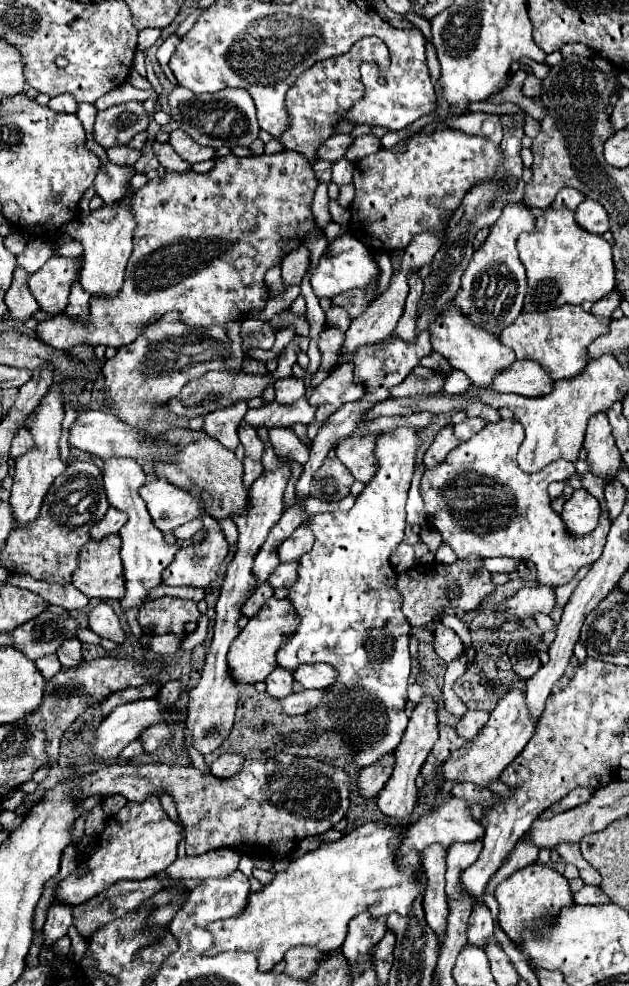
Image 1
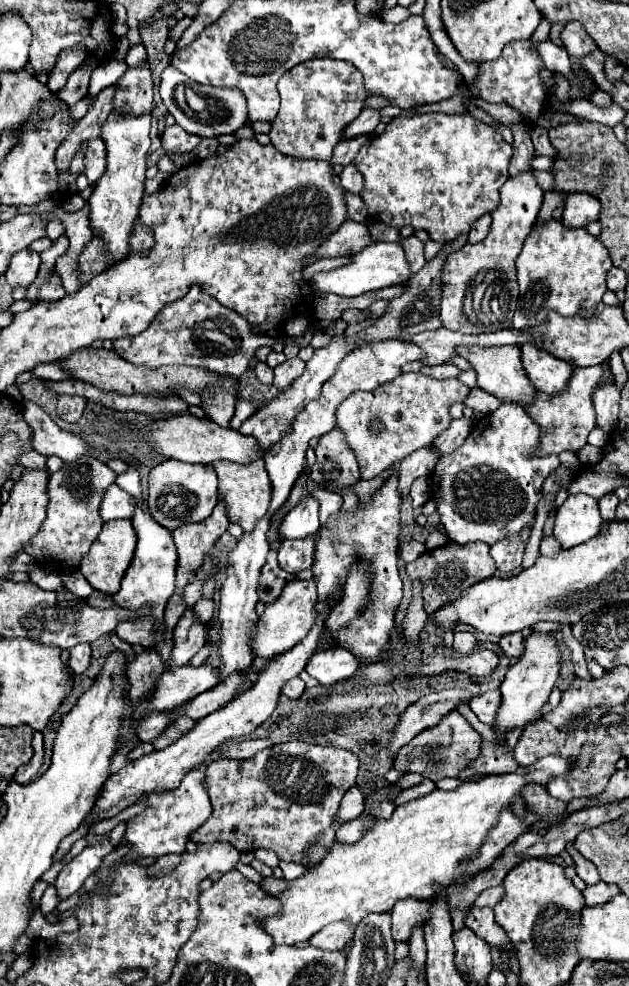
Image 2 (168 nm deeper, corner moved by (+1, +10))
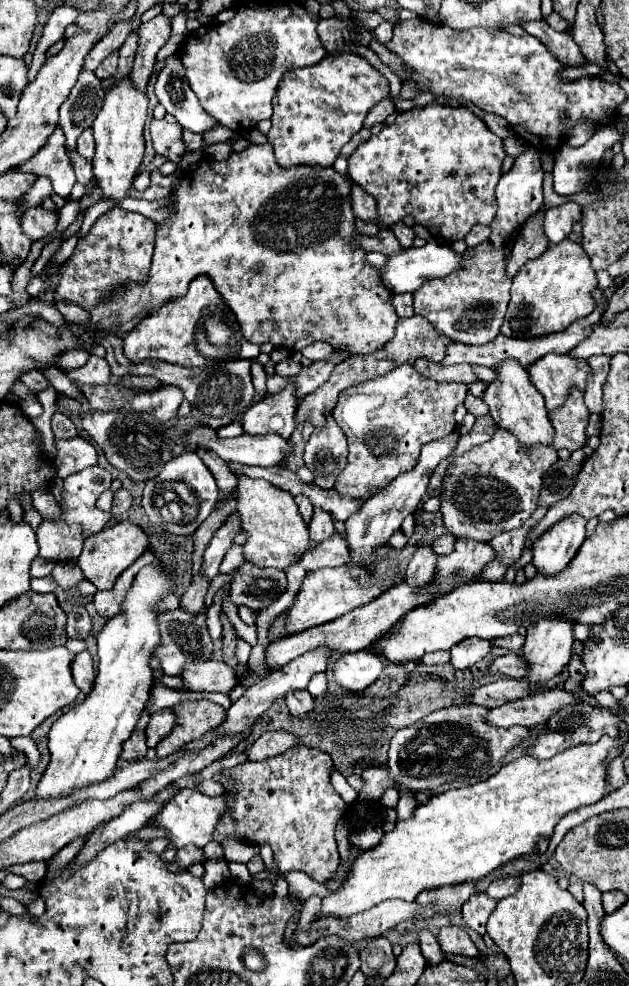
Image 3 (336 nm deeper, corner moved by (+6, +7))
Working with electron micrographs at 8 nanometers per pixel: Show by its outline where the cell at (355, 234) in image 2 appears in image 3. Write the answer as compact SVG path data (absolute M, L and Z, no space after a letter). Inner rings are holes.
M381 228L377 236L357 236L355 242L365 248L367 252L381 252L385 256L391 256L393 252L403 252L401 244L397 246L397 238L393 236L393 232L389 228Z

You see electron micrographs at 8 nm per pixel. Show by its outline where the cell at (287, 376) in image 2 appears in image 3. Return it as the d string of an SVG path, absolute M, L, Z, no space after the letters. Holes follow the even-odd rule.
M287 358L287 360L279 362L279 364L275 366L275 370L277 370L279 376L297 376L299 370L301 370L301 362L297 362L297 360L293 360L293 358Z

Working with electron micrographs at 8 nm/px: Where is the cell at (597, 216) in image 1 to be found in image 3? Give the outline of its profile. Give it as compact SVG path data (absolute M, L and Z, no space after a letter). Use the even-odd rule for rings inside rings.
M567 202L561 206L553 206L545 210L545 236L551 244L559 244L571 232L573 222L581 220L581 206L575 202Z

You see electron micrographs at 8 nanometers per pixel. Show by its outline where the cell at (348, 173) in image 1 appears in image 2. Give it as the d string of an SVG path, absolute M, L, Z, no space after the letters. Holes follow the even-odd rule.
M350 163L350 165L346 165L346 167L342 169L342 173L340 173L340 183L342 183L342 187L344 187L346 191L350 191L350 193L360 193L364 179L362 179L362 173Z

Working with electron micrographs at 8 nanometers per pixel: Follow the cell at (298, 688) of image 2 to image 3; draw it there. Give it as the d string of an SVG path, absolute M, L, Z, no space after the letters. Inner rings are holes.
M297 690L297 692L289 692L285 696L289 712L297 718L305 718L313 708L315 708L315 700L307 690Z

